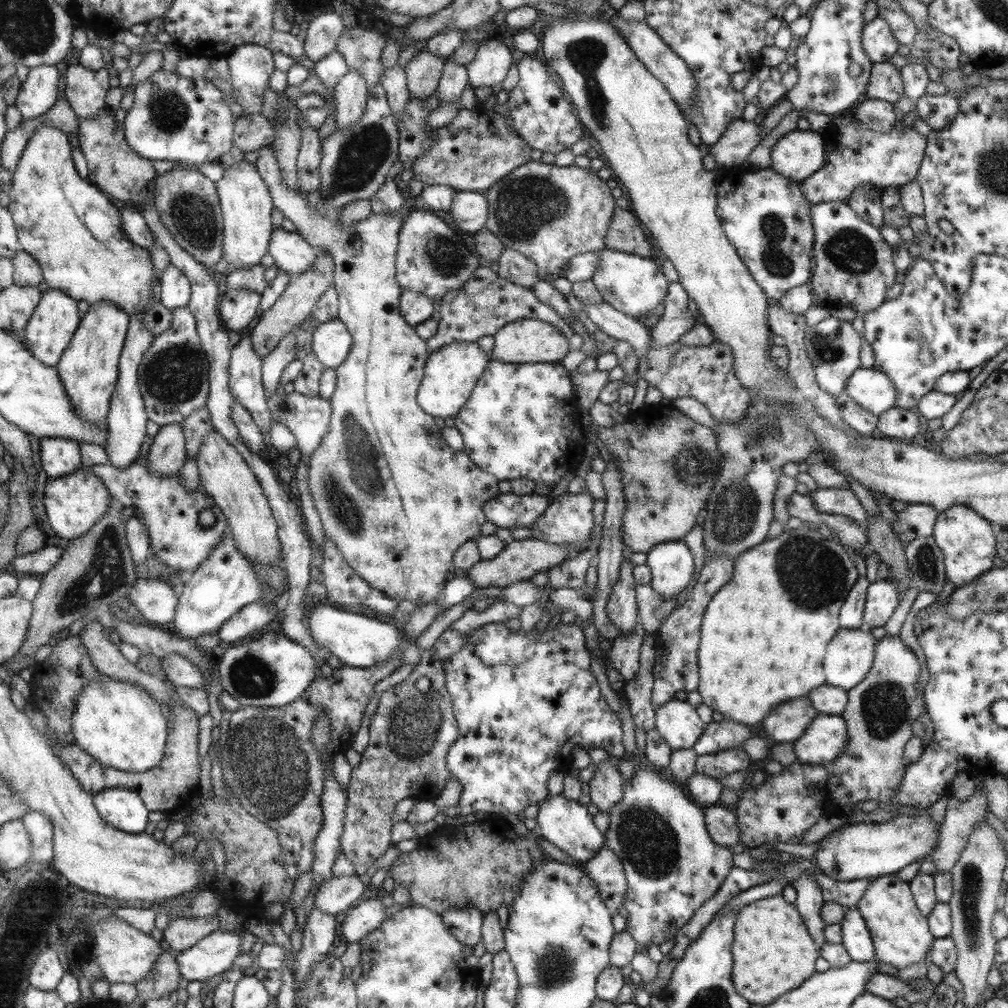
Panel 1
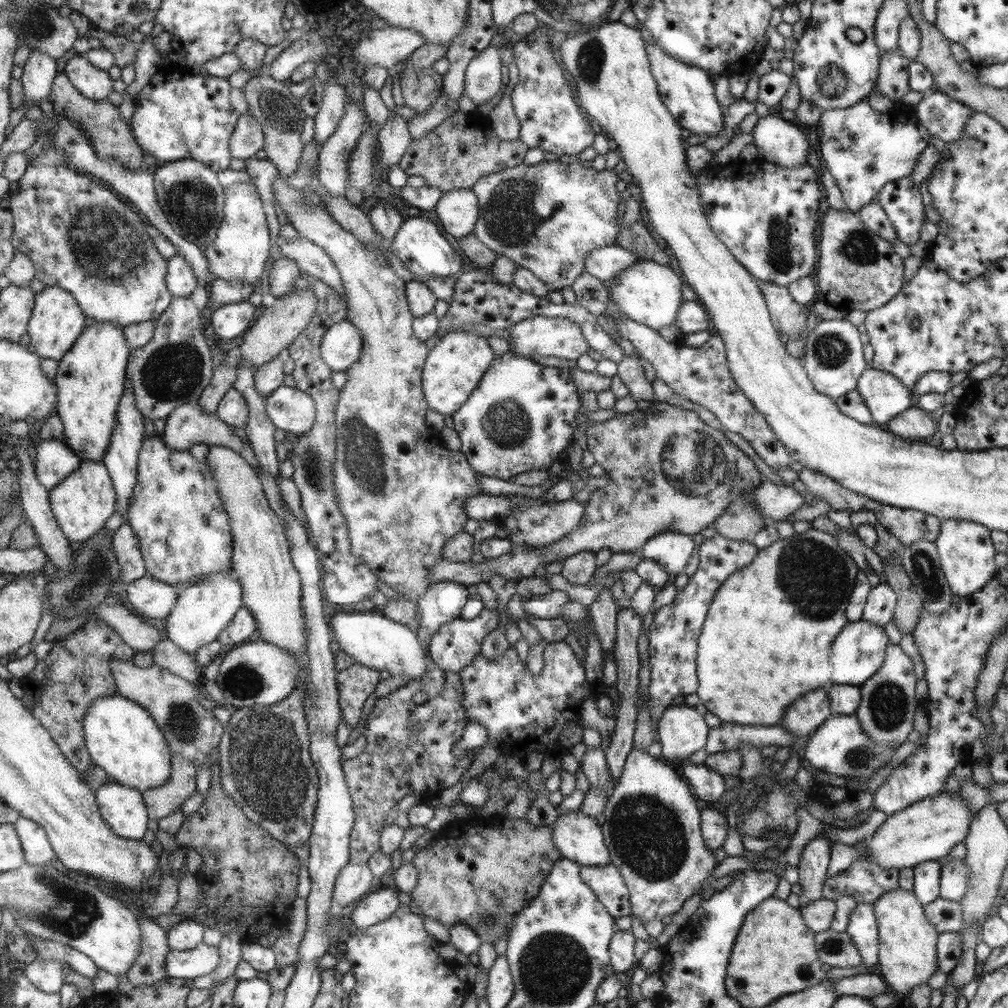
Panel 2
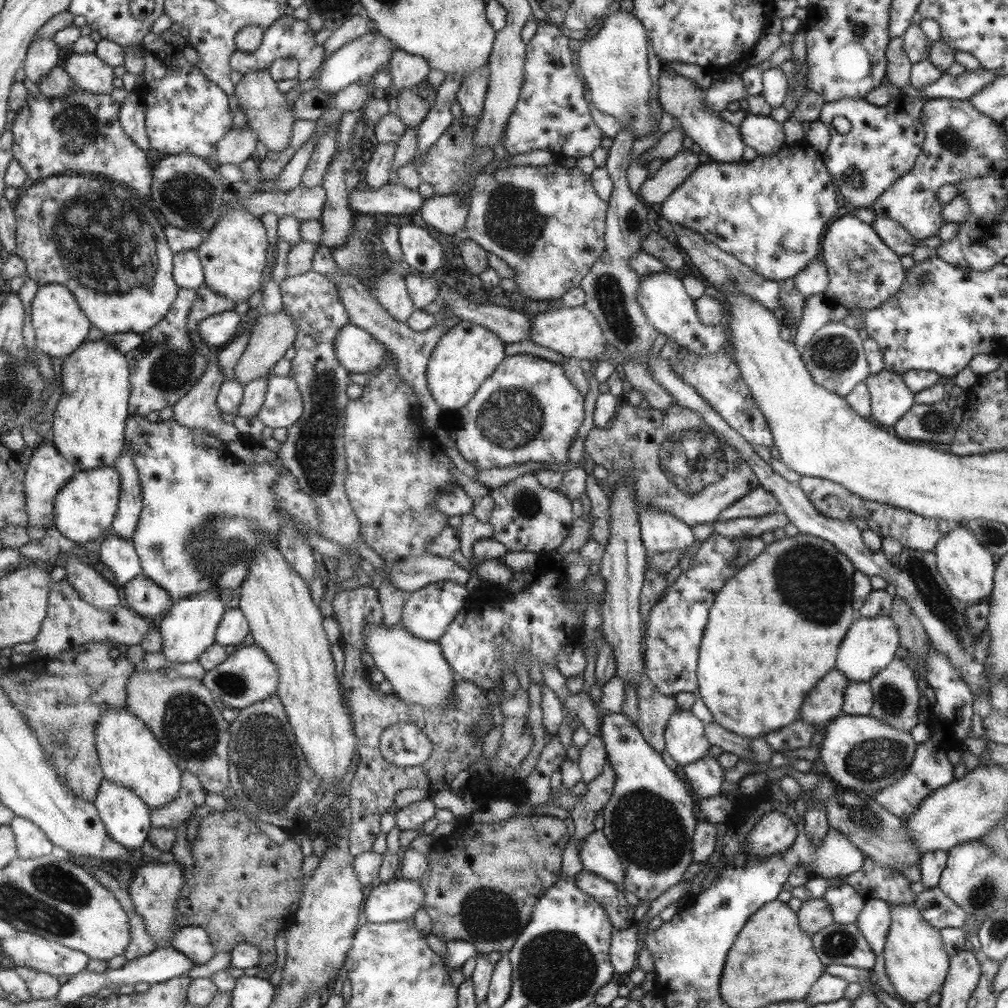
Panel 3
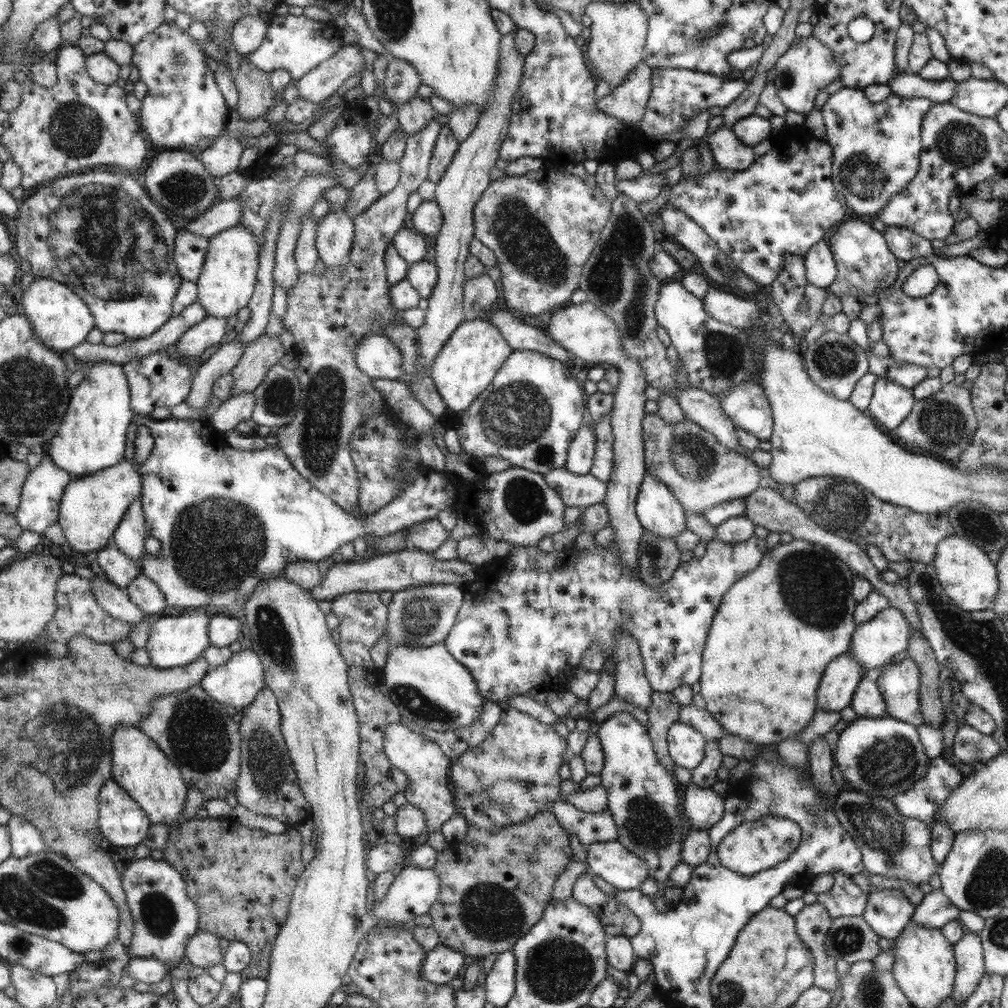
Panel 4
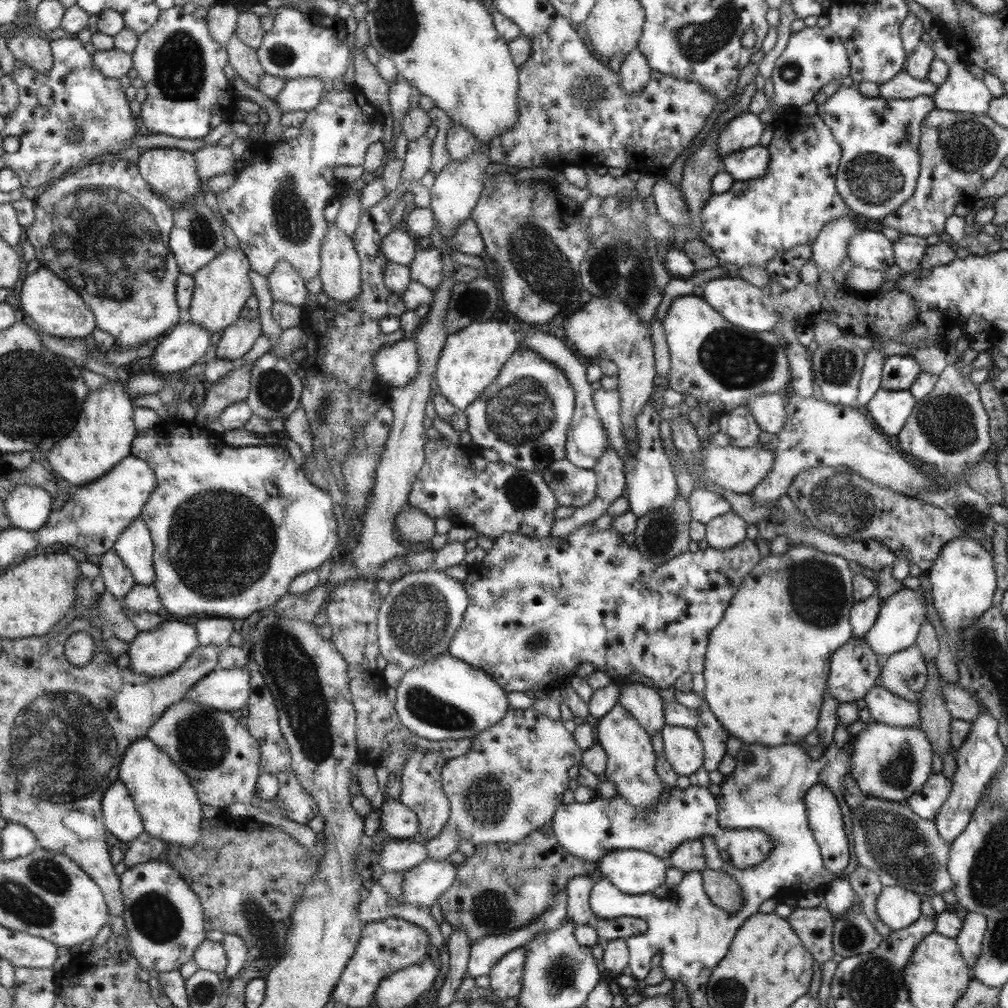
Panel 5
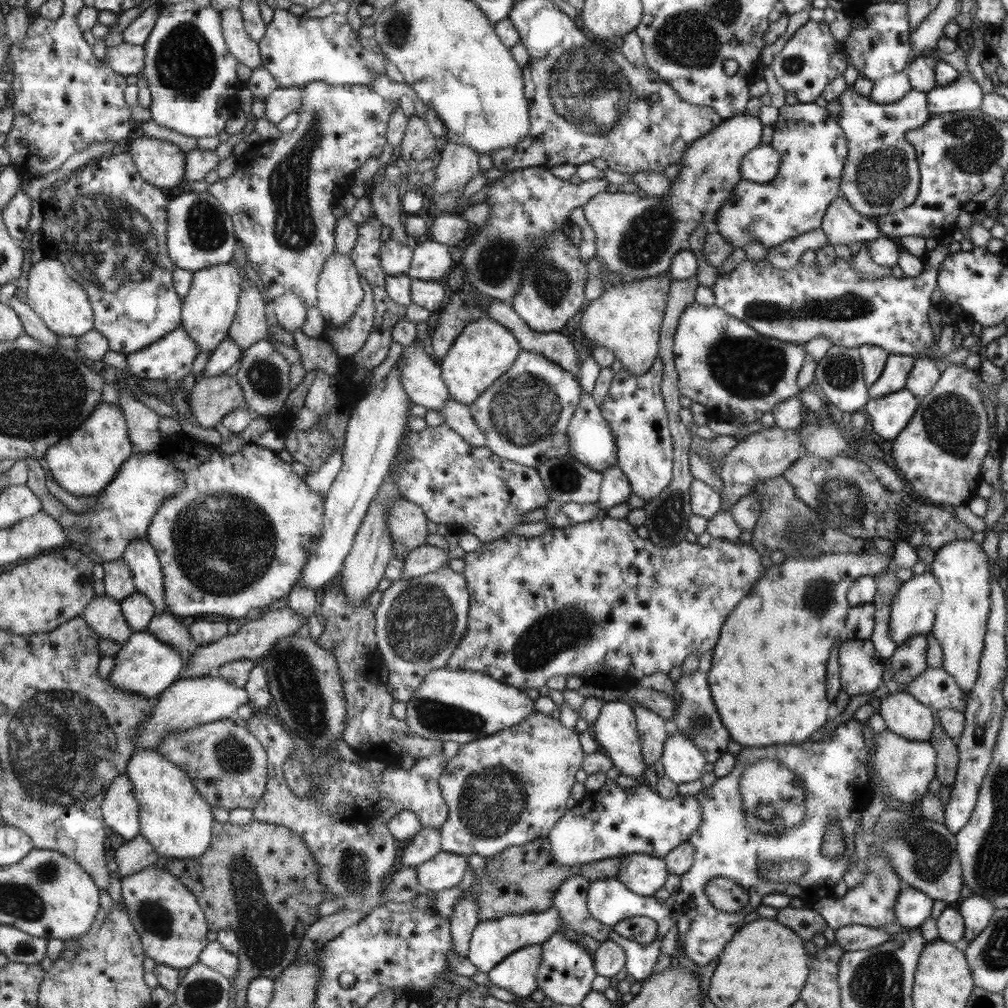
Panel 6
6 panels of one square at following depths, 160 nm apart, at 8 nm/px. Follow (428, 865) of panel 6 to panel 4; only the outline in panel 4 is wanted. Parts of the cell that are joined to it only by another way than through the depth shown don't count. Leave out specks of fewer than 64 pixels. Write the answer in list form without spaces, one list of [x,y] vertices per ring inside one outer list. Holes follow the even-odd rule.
[[[407,864],[396,876],[395,882],[389,887],[386,895],[380,901],[375,901],[371,912],[381,920],[413,923],[417,916],[429,914],[432,906],[439,898],[440,890],[440,878],[434,868],[425,869],[414,864]]]

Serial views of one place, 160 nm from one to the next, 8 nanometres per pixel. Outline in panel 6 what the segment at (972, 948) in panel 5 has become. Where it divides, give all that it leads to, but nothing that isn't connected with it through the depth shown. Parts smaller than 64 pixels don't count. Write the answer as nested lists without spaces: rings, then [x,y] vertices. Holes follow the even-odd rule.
[[[971,895],[955,905],[964,922],[962,946],[967,946],[988,925],[993,907],[980,896]]]

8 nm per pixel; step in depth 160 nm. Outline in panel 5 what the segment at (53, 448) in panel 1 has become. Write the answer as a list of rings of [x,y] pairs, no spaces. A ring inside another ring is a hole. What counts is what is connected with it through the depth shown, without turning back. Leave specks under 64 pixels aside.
[[[24,484],[18,486],[5,502],[13,525],[36,531],[47,524],[53,512],[53,500],[49,489]]]

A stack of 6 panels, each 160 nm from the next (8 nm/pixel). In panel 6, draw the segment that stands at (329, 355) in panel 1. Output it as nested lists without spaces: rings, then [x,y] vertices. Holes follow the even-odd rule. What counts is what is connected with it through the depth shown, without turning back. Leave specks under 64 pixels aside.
[[[417,343],[403,348],[395,365],[397,363],[403,388],[413,404],[441,412],[445,401],[451,398],[448,396],[440,364],[433,361]]]

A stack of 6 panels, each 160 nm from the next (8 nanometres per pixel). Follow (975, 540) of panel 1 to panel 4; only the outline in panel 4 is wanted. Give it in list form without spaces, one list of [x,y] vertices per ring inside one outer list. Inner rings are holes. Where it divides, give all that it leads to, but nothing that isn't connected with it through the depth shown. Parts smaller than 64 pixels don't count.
[[[960,535],[942,538],[936,544],[936,553],[931,561],[938,583],[955,607],[965,612],[991,609],[997,590],[997,570],[978,546]]]

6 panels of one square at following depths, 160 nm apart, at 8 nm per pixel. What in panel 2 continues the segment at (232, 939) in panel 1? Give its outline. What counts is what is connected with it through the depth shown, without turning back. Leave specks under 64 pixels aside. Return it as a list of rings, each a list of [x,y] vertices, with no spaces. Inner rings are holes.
[[[201,942],[193,950],[172,950],[168,956],[168,976],[195,980],[213,974],[221,964],[217,945]]]

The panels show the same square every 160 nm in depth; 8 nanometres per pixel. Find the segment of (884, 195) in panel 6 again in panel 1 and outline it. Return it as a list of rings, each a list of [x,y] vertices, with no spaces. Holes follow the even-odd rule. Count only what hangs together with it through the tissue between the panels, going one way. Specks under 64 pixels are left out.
[[[847,115],[837,122],[830,123],[825,137],[828,142],[828,161],[825,162],[825,167],[798,183],[804,198],[812,205],[821,202],[847,203],[849,194],[852,194],[857,186],[885,190],[887,187],[897,188],[911,183],[924,156],[925,138],[911,126],[907,127],[907,131],[902,129],[898,132],[892,128],[883,134],[860,128],[856,120]]]

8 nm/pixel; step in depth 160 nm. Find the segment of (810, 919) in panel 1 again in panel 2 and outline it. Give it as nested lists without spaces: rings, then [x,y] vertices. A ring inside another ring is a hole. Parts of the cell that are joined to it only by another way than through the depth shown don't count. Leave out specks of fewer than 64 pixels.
[[[814,837],[803,847],[796,866],[798,872],[796,883],[800,886],[798,908],[803,908],[809,902],[823,898],[830,847],[831,843],[825,841],[823,837],[820,839]]]

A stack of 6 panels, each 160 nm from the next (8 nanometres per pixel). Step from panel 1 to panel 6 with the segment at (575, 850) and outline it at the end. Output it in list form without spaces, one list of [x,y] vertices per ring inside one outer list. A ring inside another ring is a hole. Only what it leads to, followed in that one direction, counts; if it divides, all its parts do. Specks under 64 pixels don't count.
[[[628,854],[620,857],[616,879],[639,896],[651,896],[667,880],[667,864],[653,855]]]

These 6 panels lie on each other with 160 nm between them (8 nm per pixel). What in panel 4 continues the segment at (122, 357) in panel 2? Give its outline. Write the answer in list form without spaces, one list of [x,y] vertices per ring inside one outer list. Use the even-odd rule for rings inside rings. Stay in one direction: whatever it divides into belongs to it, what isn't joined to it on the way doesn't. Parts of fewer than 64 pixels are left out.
[[[89,361],[83,362],[82,364],[85,363],[87,367],[86,373],[84,374],[84,379],[72,390],[71,402],[68,405],[68,411],[66,412],[63,424],[61,425],[61,430],[49,444],[49,454],[51,456],[51,460],[53,460],[53,462],[55,462],[55,464],[57,464],[57,466],[61,467],[63,470],[69,471],[75,479],[80,479],[81,477],[99,472],[100,470],[108,469],[109,467],[115,466],[126,459],[128,428],[130,422],[136,416],[132,409],[129,380],[127,380],[127,374],[123,372],[123,365],[107,361]]]

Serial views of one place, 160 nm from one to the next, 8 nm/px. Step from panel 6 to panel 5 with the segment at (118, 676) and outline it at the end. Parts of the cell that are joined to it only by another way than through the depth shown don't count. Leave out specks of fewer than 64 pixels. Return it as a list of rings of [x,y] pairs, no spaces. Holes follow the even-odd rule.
[[[168,619],[155,630],[140,632],[139,636],[130,644],[128,668],[137,671],[137,674],[161,678],[161,676],[167,676],[180,670],[200,645],[200,634],[196,625]]]

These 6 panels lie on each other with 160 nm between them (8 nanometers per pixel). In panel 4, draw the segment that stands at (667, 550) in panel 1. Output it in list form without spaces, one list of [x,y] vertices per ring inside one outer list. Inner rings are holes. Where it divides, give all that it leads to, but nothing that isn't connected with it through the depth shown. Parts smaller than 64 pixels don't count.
[[[644,473],[636,498],[636,517],[643,530],[661,538],[675,538],[686,529],[684,507],[656,478]]]

